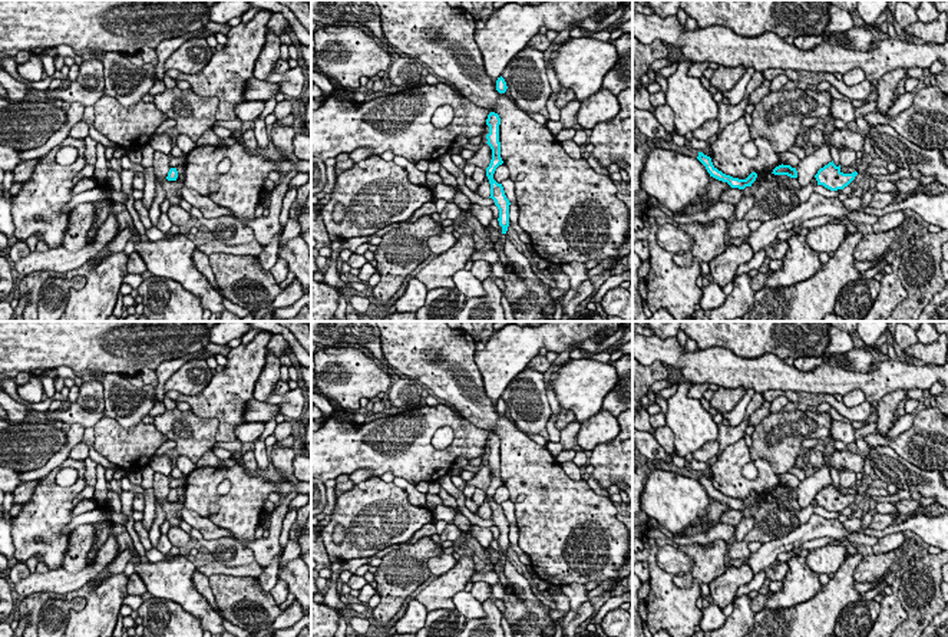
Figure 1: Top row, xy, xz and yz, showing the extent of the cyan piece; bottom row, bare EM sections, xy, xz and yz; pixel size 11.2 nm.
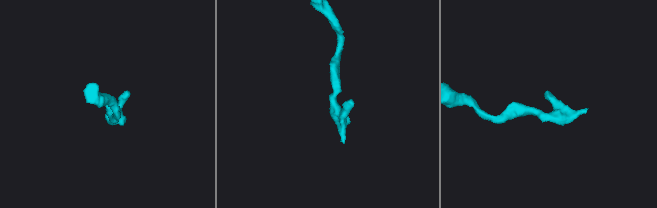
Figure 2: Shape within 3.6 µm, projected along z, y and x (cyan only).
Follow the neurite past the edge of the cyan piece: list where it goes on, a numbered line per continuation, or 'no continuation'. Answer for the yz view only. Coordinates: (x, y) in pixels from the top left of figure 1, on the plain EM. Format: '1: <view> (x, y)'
no continuation

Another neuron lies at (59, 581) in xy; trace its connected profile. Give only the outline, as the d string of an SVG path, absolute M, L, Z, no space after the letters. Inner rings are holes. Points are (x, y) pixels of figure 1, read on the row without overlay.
M109 535L106 542L98 551L92 564L86 565L77 574L69 574L63 568L49 570L44 574L33 572L26 580L11 584L14 593L26 598L37 593L66 594L82 588L87 581L96 578L106 565L119 554L115 535Z

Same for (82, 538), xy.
M79 525L72 531L69 548L62 562L66 572L77 574L86 567L87 554L92 551L95 538L95 525Z

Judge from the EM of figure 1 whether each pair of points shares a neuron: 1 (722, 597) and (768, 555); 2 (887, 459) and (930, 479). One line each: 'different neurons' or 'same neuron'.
1: different neurons
2: same neuron

